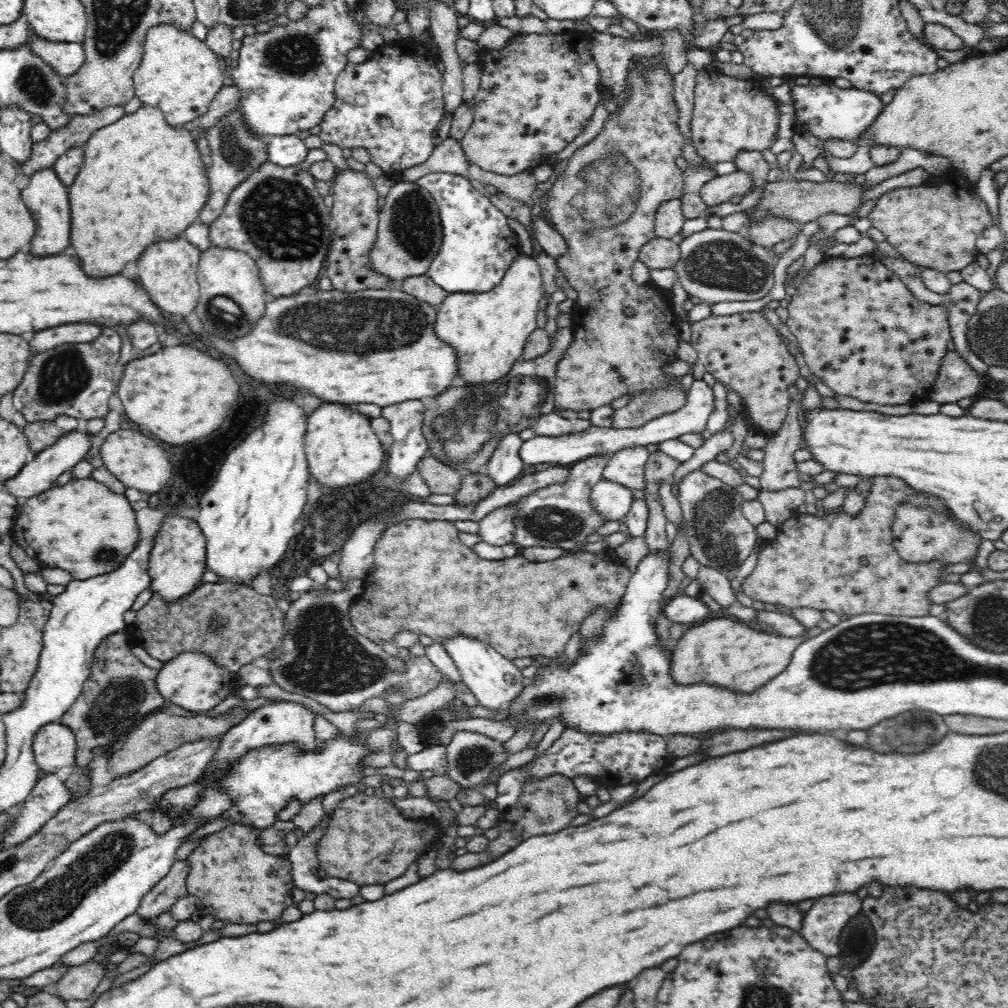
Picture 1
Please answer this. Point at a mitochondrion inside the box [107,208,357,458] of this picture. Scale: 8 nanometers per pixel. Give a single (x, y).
(223, 301)

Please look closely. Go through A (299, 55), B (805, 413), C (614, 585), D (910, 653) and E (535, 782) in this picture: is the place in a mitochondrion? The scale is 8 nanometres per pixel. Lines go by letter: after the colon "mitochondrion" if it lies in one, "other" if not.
A: mitochondrion
B: other
C: other
D: mitochondrion
E: other

